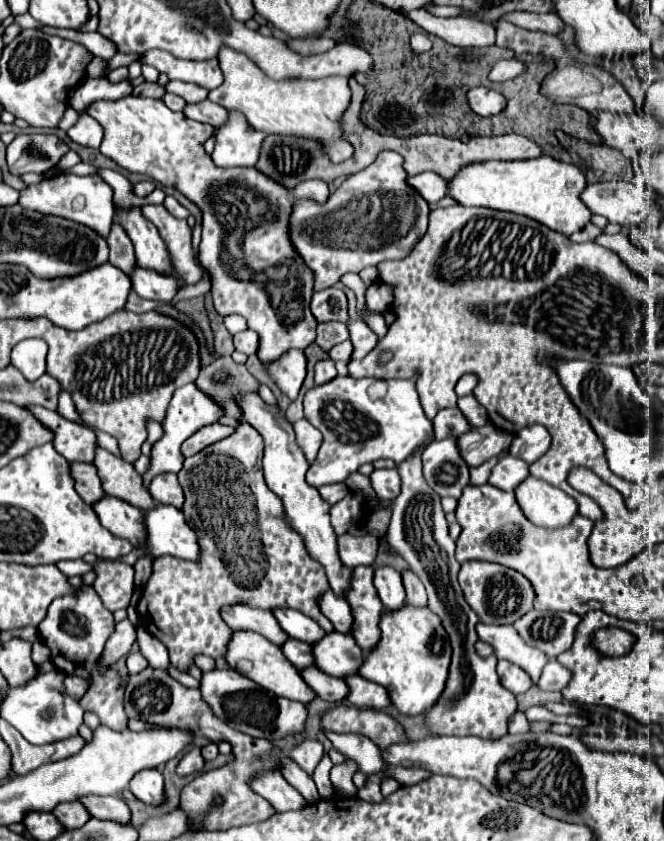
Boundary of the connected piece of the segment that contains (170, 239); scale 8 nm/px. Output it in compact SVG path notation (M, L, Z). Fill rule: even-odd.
M144 205L142 211L144 211L144 217L150 219L158 227L160 237L164 239L166 249L168 249L168 253L172 257L172 269L174 269L174 273L180 275L184 283L196 283L196 281L200 281L202 269L194 263L194 255L192 255L192 231L190 231L188 223L182 221L182 219L172 217L162 205Z

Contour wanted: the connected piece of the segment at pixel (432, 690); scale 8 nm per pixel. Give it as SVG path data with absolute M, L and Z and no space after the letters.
M404 605L396 613L384 613L380 629L382 639L376 651L372 651L372 655L366 655L360 675L386 687L392 705L402 715L424 715L438 703L448 679L452 649L440 619L436 619L436 615L432 615L428 607L418 609Z

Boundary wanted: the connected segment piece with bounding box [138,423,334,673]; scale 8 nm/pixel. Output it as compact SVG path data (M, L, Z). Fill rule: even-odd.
M240 423L228 439L188 457L178 479L186 497L184 515L200 535L204 555L200 563L172 557L154 559L152 577L138 603L144 629L166 645L178 671L188 673L196 655L214 659L226 655L232 641L232 629L220 617L220 609L226 605L242 603L268 611L290 607L318 621L326 633L334 631L318 605L318 599L330 589L324 569L308 557L300 535L280 523L280 499L268 491L262 477L262 435L250 423ZM226 549L236 553L228 567L224 563Z

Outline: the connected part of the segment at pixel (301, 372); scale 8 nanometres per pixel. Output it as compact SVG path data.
M292 349L292 351L286 351L282 357L274 359L272 363L266 363L264 365L270 379L278 385L278 389L290 397L290 399L296 399L300 387L302 387L302 381L306 377L306 357L300 349Z

